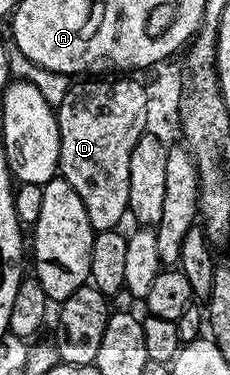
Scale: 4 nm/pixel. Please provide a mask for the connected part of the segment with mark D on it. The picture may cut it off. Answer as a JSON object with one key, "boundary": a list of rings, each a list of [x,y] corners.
{"boundary":[[[116,76],[111,80],[76,80],[68,86],[60,106],[55,107],[60,133],[59,173],[68,181],[70,188],[82,196],[86,204],[86,216],[90,216],[93,231],[111,230],[119,227],[128,214],[130,196],[130,152],[134,144],[146,133],[145,83],[135,82],[132,76]]]}

